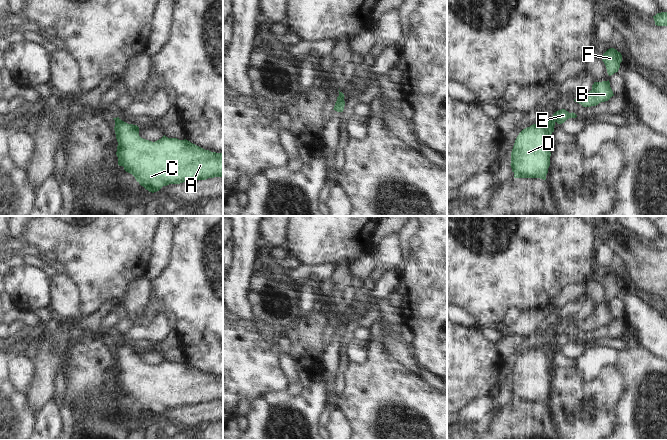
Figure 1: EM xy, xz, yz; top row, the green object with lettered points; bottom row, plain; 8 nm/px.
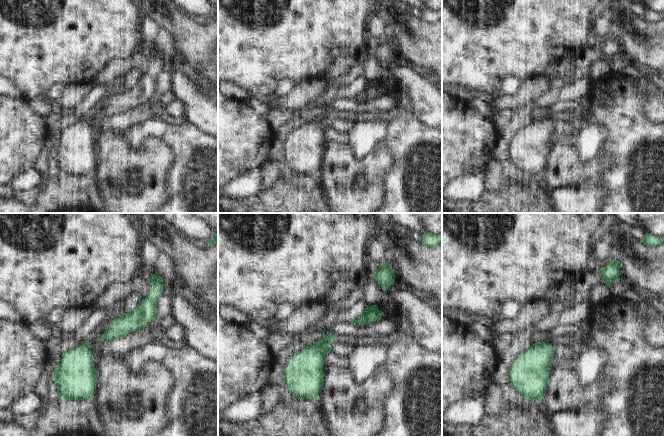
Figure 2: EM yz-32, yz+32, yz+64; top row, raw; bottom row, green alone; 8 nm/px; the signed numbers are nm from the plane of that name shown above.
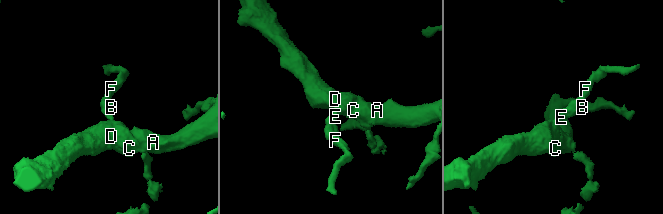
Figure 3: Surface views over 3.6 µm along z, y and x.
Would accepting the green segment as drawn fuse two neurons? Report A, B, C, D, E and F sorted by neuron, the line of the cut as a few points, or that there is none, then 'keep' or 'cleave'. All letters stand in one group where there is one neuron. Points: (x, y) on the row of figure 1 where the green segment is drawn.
A B C D E F | no cut | keep

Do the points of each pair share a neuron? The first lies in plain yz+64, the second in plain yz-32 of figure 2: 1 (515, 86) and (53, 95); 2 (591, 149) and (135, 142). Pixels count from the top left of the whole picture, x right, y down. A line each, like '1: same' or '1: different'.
1: same
2: same

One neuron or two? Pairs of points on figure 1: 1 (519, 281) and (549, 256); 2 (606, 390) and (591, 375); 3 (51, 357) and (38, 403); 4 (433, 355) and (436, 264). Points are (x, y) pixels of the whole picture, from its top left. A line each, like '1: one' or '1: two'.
1: one
2: two
3: one
4: one

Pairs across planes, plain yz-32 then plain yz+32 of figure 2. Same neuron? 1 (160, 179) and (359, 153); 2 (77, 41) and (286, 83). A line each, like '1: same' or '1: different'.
1: different
2: different

